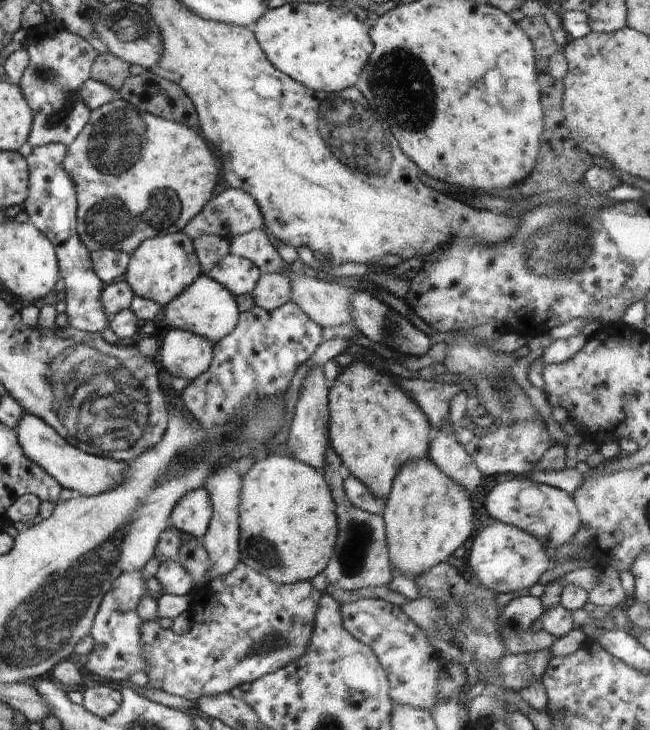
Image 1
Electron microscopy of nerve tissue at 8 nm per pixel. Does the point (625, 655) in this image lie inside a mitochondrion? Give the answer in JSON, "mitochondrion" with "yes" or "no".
{"mitochondrion":"no"}

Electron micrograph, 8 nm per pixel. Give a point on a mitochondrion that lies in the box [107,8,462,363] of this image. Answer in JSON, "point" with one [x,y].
{"point":[398,81]}

